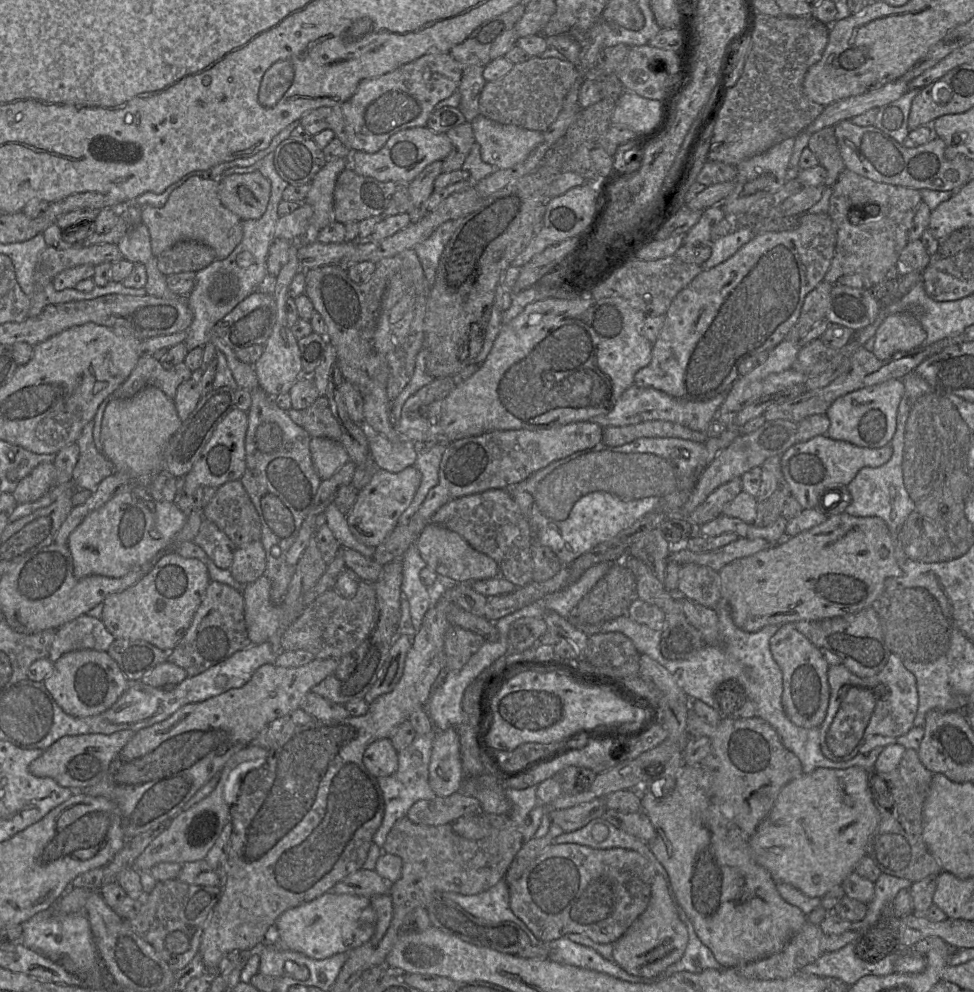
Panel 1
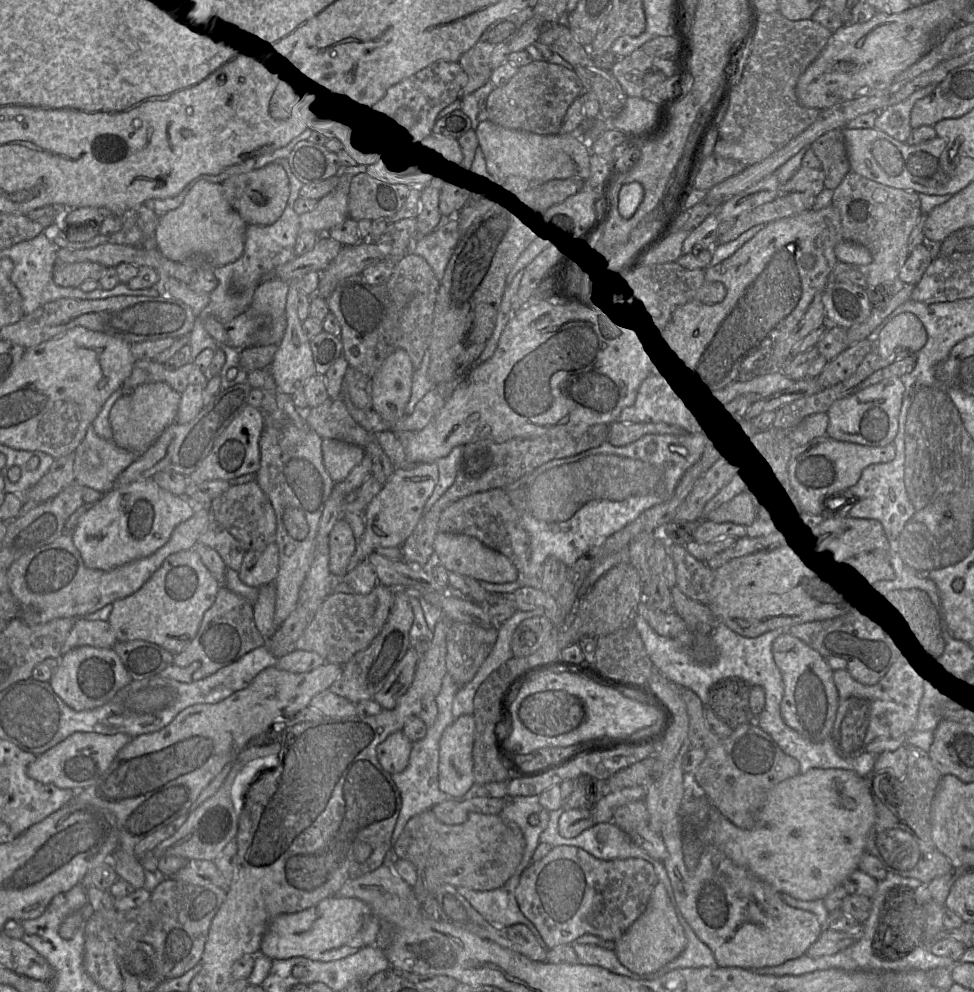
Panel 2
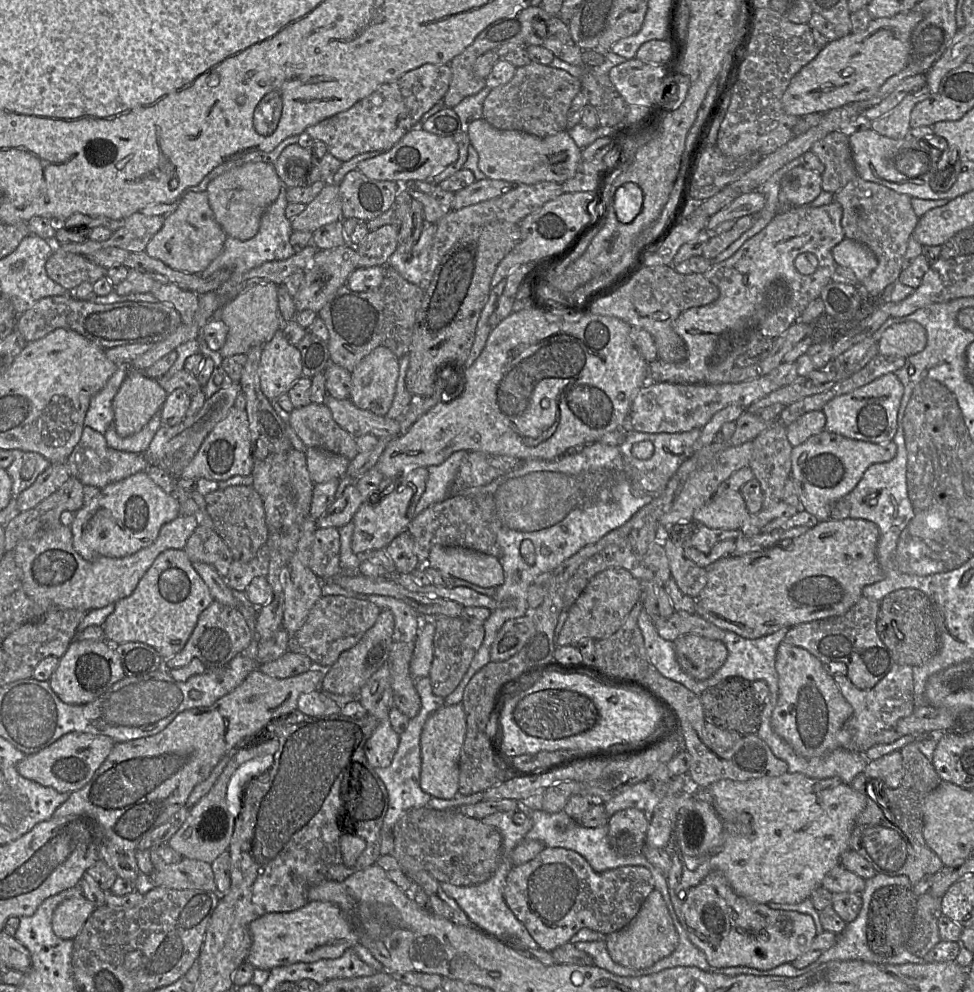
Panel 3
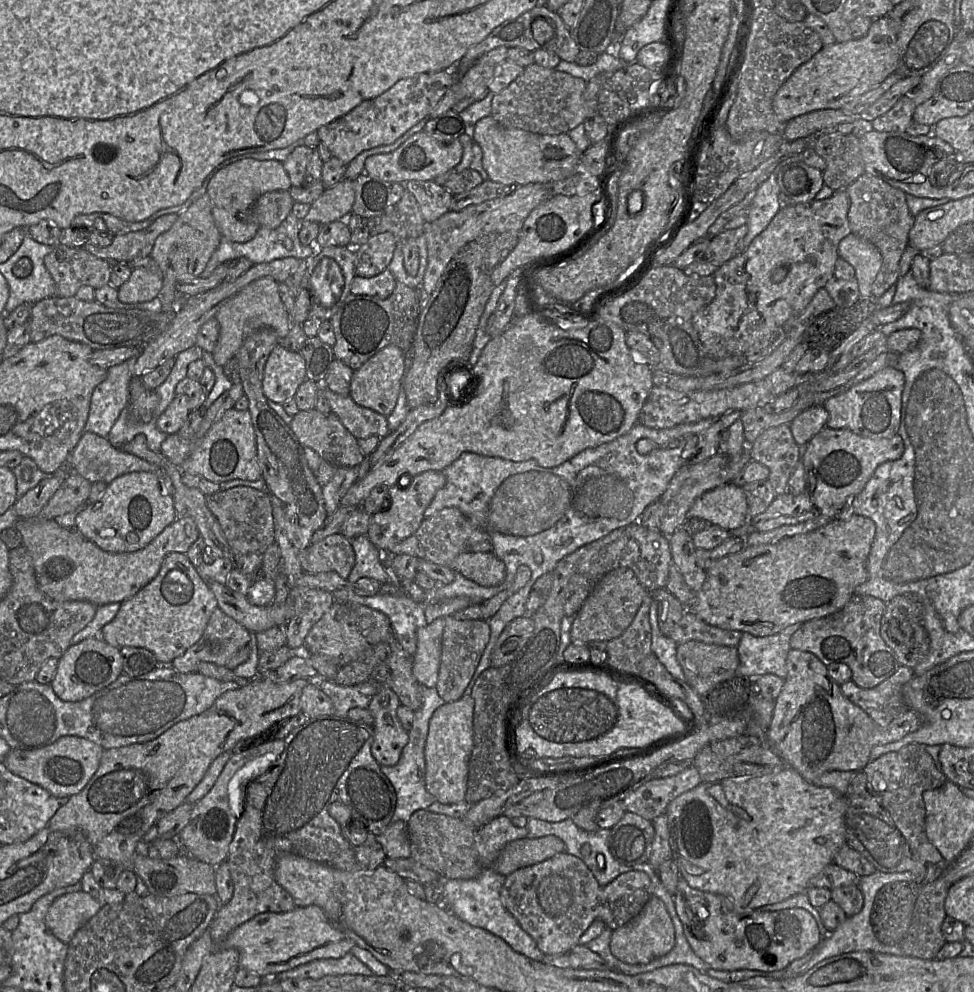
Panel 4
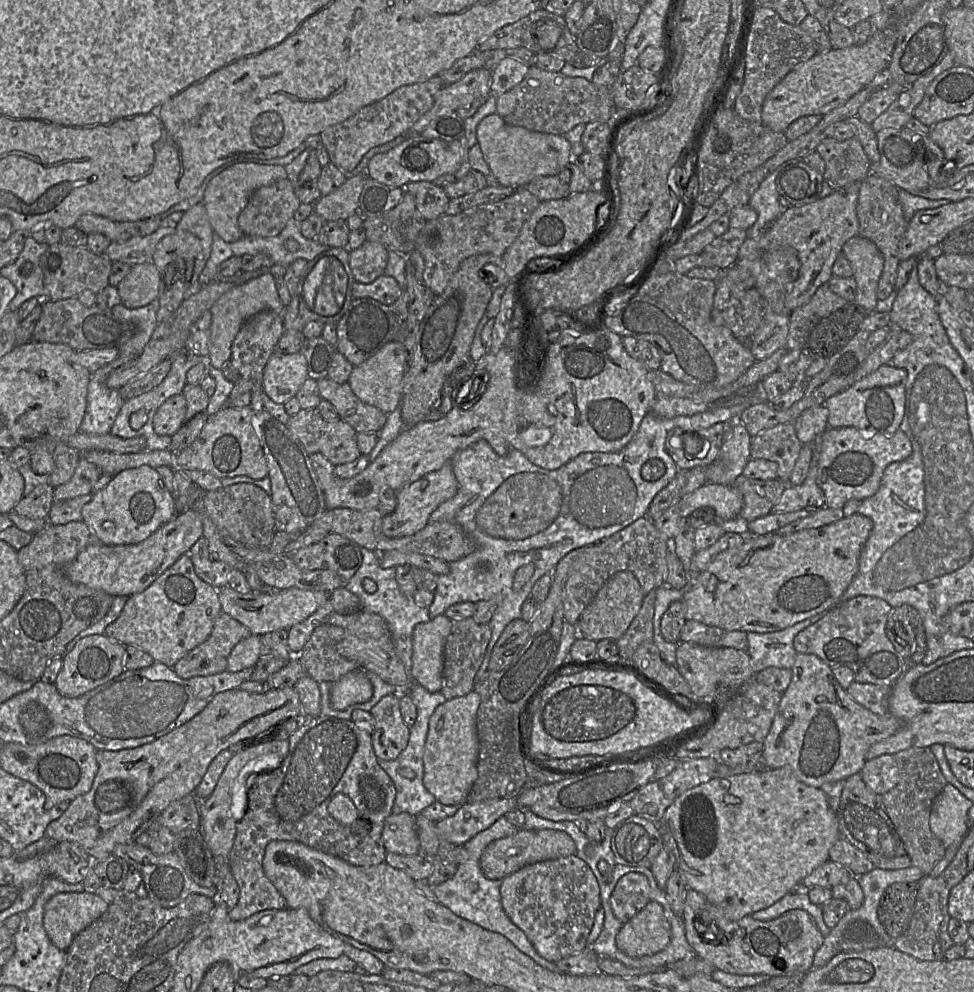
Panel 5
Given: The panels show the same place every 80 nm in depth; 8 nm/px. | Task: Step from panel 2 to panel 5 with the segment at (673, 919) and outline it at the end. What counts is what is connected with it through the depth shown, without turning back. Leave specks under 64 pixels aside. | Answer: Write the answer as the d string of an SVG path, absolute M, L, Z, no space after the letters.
M650 900L616 935L617 948L630 957L653 955L670 943L671 927L663 907Z

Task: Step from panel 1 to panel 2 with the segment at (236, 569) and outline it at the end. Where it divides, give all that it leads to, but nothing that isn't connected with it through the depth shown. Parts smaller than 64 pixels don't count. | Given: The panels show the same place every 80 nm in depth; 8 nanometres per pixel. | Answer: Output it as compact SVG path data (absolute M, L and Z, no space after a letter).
M275 543L265 549L251 550L245 553L235 576L238 583L245 587L260 587L273 584L277 576L278 547Z

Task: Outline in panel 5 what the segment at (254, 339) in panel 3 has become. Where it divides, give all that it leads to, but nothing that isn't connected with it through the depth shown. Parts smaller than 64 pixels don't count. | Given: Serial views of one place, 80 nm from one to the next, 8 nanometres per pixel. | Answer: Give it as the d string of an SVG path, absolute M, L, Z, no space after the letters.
M270 273L263 274L229 290L210 309L212 322L207 363L214 368L222 369L224 364L231 360L233 342L247 319L263 310L272 310L284 318L285 308L276 288L276 279Z

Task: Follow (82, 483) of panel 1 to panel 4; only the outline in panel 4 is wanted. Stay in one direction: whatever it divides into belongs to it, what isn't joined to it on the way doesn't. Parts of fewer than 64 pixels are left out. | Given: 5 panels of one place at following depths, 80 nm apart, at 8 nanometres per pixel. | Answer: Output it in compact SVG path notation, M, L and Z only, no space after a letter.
M84 431L68 458L70 472L77 473L91 483L111 483L131 472L152 472L157 466L130 453L113 447L107 438Z

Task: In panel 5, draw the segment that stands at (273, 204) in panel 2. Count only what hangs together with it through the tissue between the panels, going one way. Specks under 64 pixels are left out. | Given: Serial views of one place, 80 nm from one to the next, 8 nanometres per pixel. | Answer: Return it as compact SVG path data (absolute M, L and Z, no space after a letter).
M238 161L209 182L204 193L203 204L213 231L225 242L235 242L244 236L238 225L238 216L246 207L252 193L277 180L287 178L287 173L282 165L263 165L248 161Z

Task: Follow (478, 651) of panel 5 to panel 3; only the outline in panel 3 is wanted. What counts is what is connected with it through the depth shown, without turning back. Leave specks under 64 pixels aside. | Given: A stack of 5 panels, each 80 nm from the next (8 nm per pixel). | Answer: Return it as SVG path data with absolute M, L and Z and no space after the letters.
M438 617L435 620L432 685L435 694L446 698L461 684L476 659L485 639L484 624L475 624L458 617Z

